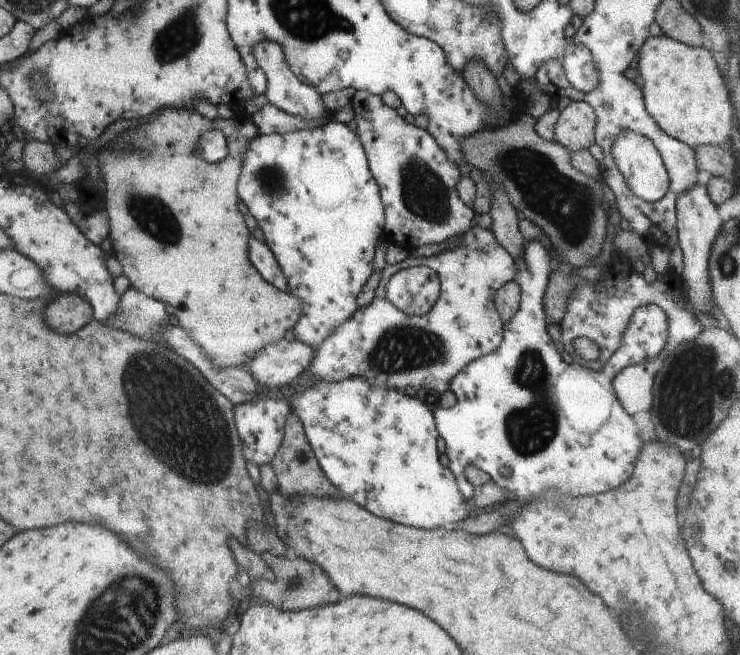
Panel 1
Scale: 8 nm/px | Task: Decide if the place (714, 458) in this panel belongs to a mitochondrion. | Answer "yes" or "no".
no

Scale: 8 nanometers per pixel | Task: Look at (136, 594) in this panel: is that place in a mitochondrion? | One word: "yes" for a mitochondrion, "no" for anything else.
yes

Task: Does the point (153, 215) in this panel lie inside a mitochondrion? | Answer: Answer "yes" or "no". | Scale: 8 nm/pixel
yes

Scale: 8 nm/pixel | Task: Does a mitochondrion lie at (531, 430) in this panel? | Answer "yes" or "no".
yes

